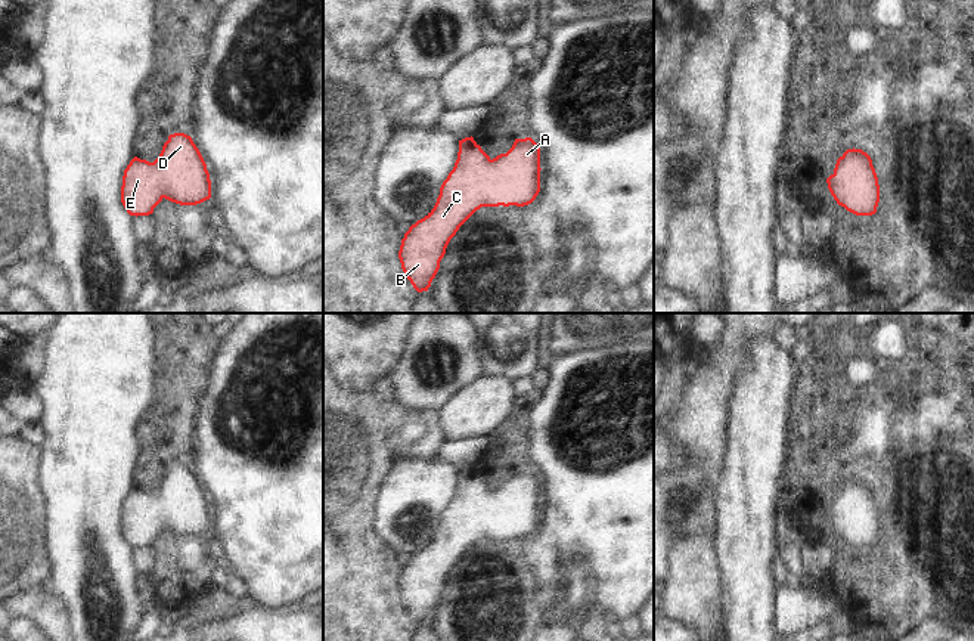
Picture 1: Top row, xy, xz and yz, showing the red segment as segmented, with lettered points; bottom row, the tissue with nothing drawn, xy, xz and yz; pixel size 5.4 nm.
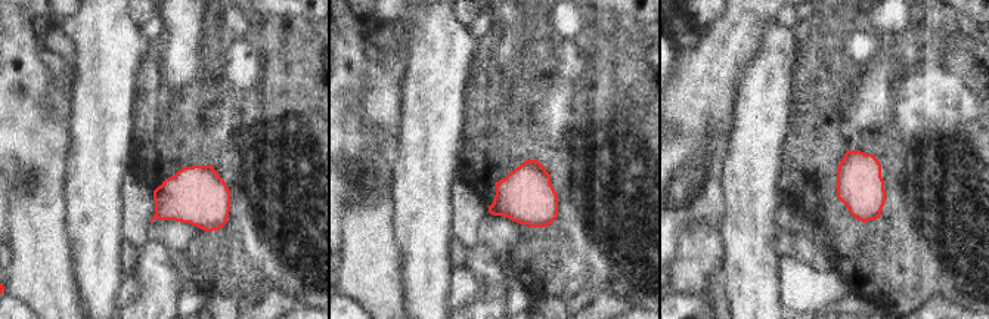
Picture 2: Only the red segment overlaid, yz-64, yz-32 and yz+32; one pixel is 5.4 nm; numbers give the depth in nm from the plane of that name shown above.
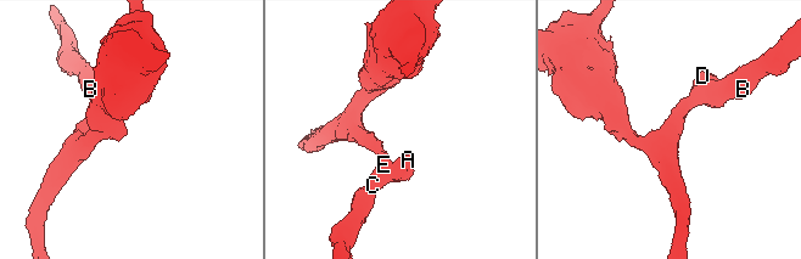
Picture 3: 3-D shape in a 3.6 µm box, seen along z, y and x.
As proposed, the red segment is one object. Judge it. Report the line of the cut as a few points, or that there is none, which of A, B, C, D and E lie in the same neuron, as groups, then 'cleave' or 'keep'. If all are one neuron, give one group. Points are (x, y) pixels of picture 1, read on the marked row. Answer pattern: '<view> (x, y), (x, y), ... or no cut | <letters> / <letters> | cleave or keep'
no cut | A B C D E | keep

